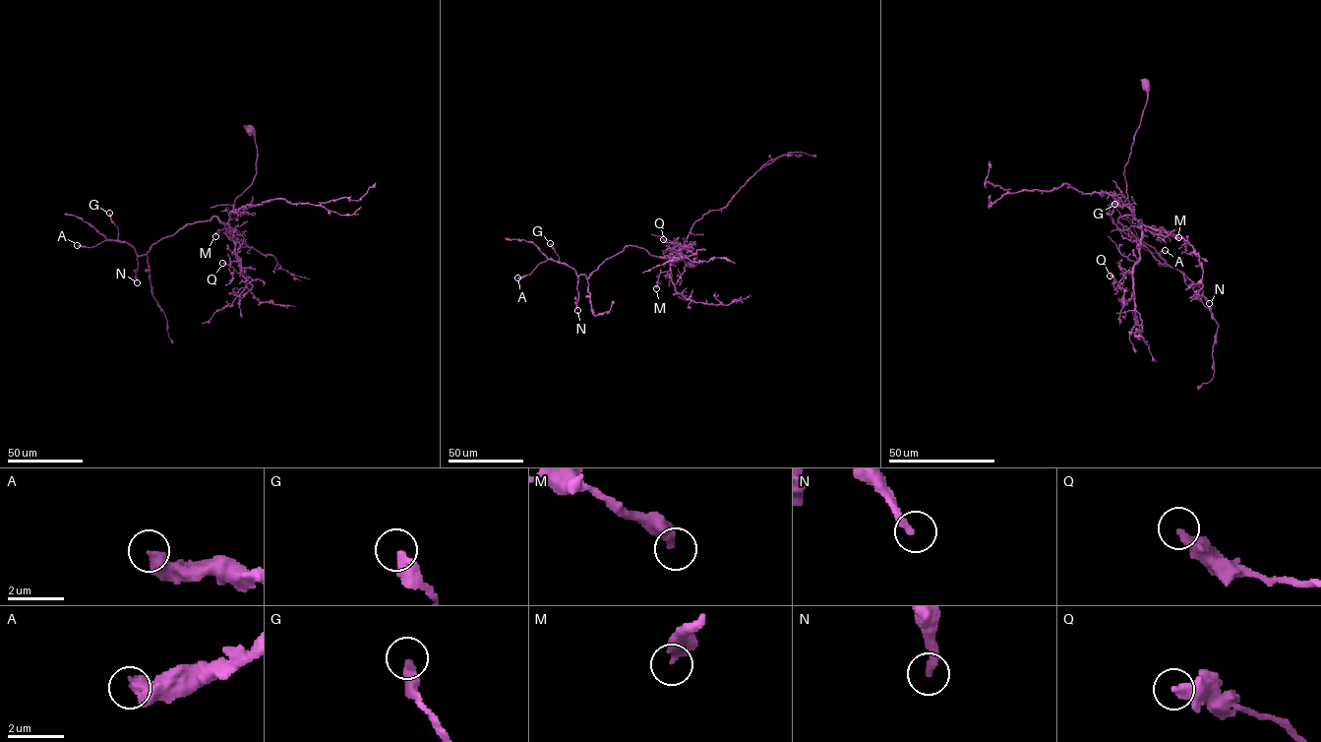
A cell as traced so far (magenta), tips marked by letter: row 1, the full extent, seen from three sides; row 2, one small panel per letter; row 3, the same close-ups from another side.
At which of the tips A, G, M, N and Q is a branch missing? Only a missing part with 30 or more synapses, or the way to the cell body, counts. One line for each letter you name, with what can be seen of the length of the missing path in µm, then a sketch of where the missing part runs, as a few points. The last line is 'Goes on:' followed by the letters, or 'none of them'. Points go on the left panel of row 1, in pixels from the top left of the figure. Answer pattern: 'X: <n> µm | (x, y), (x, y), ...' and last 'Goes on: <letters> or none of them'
N: 45 µm | (137, 282), (116, 334)
Goes on: N

